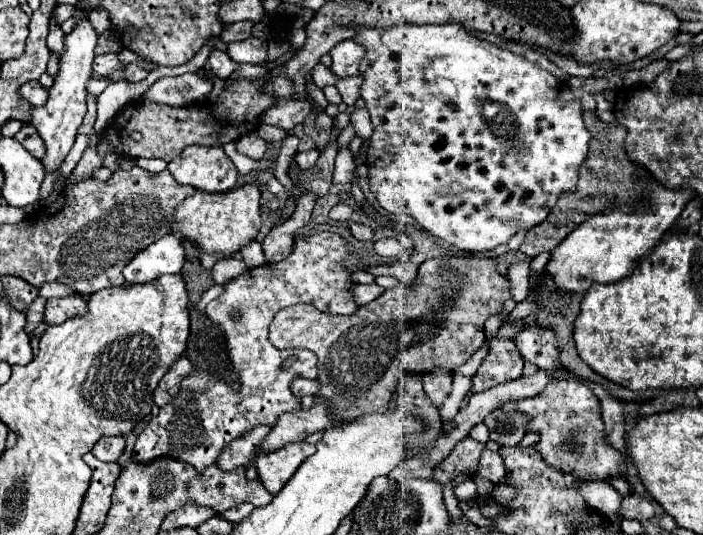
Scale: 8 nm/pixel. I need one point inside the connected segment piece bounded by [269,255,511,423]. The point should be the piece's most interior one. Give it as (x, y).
(436, 323)

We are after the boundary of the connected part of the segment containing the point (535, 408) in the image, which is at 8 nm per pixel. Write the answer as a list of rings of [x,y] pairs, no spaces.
[[[553,377],[543,393],[515,401],[515,409],[529,417],[527,431],[539,433],[535,449],[541,453],[547,465],[565,469],[581,481],[609,481],[613,475],[625,475],[629,467],[627,459],[607,443],[605,425],[599,413],[599,401],[583,383]]]

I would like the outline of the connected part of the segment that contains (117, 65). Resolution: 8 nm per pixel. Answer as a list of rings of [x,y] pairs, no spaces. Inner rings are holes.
[[[109,53],[109,55],[95,55],[95,73],[101,75],[101,77],[107,77],[109,73],[117,71],[117,69],[123,69],[125,63],[119,59],[117,53]]]

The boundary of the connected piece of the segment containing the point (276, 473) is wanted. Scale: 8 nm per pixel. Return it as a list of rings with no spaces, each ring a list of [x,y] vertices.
[[[307,441],[283,445],[281,449],[275,449],[255,461],[259,479],[263,481],[269,493],[277,495],[285,487],[285,483],[293,477],[297,467],[313,453],[315,453],[315,445]]]

